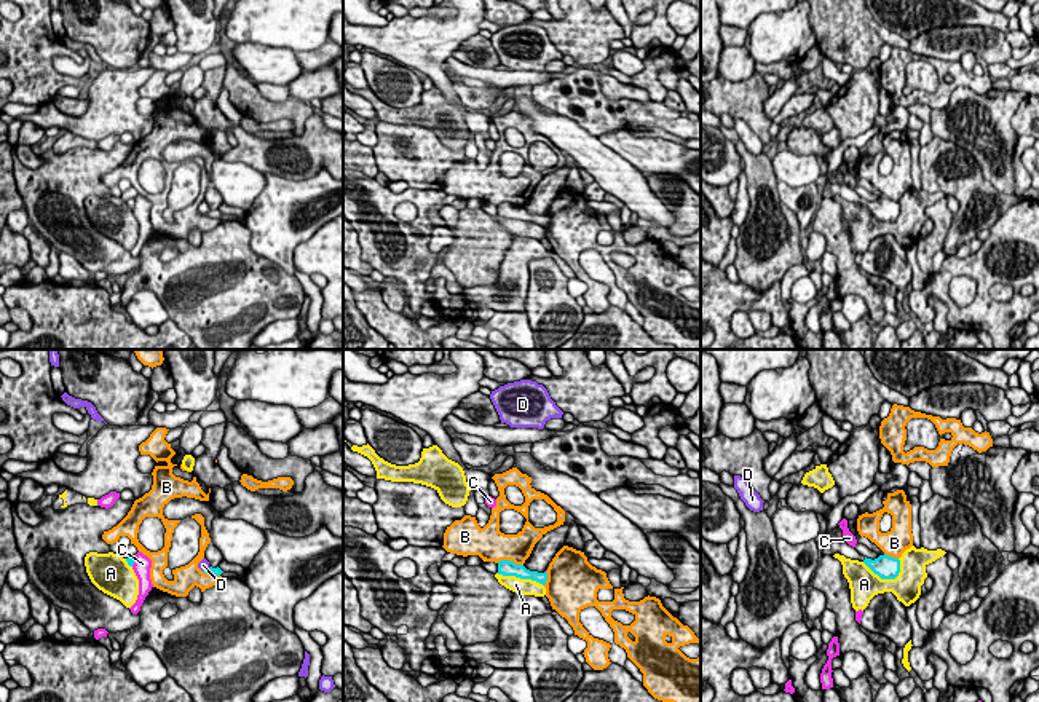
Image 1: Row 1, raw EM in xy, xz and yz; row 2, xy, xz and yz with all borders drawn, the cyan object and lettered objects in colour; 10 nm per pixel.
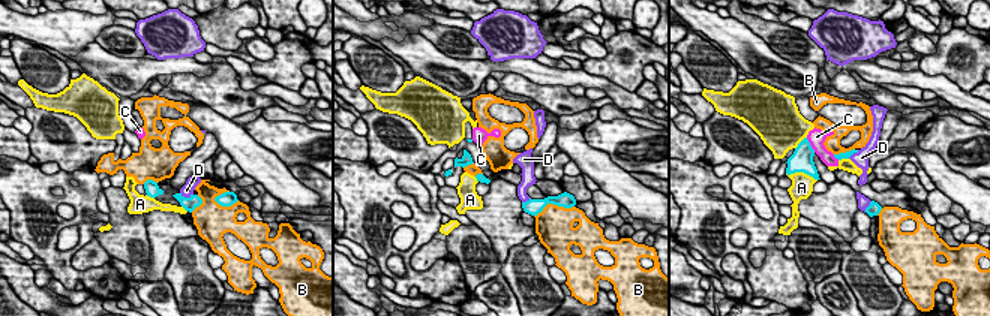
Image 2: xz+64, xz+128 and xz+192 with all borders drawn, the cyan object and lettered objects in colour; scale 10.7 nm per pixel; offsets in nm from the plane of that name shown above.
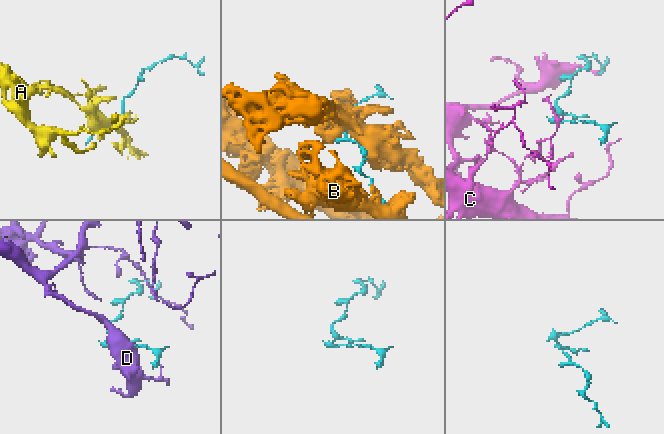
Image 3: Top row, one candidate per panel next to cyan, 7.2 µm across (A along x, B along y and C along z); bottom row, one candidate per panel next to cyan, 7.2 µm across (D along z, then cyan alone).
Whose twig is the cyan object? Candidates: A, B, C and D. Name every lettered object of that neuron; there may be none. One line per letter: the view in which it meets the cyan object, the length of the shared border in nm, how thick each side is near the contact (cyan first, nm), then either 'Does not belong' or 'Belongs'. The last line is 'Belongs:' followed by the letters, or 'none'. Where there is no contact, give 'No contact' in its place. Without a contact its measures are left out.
A: Touches cyan in yz. Shared border 420 nm. Thickness 240 nm (cyan) against 300 nm. Does not belong
B: Touches cyan in xz. Shared border 280 nm. Thickness 160 nm (cyan) against 340 nm. Does not belong
C: Touches cyan in xy. Shared border 100 nm. Thickness 70 nm (cyan) against 180 nm. Does not belong
D: Touches cyan in xy. Shared border 110 nm. Thickness 90 nm (cyan) against 120 nm. Does not belong
Belongs: none

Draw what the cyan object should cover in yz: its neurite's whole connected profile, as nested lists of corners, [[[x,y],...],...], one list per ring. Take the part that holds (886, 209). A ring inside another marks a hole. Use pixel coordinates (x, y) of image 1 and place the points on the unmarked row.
[[[827,182],[822,198],[835,198],[836,195],[844,198],[846,201],[863,204],[881,222],[895,222],[900,215],[899,201],[894,201],[884,196],[871,203],[871,201],[860,198],[855,193],[855,190],[849,188],[847,185]]]

